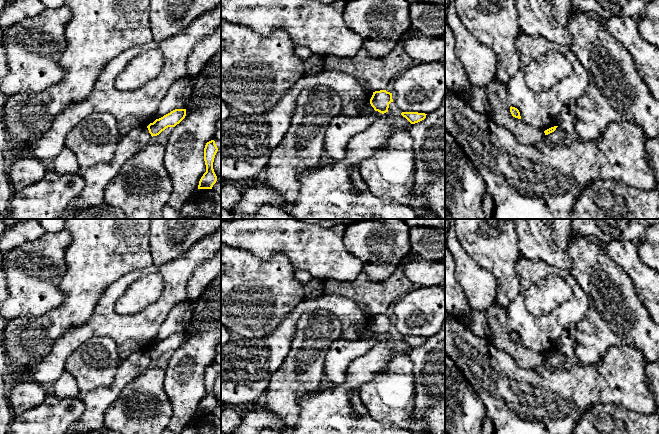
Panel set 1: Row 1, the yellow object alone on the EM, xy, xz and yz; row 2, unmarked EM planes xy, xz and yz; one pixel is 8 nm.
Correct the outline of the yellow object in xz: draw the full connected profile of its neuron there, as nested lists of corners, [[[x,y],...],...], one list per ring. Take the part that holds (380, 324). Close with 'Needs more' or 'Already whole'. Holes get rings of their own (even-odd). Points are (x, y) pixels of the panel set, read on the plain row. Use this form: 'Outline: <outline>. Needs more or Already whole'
Outline: [[[386,314],[373,316],[370,323],[370,328],[374,334],[382,338],[388,336],[389,328],[391,326],[393,326],[392,317],[387,316]]]. Already whole

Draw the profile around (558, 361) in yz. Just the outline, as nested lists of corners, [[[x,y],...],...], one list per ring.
[[[557,351],[556,354],[548,359],[545,359],[544,366],[549,369],[562,369],[568,363],[565,355]]]

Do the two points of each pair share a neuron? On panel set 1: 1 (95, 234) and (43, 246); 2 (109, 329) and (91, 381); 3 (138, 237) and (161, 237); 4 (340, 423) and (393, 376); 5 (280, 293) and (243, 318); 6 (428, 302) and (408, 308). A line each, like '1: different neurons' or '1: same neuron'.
1: different neurons
2: different neurons
3: different neurons
4: different neurons
5: same neuron
6: same neuron

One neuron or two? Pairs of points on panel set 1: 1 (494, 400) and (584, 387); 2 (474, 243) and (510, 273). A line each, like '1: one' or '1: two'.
1: one
2: one

